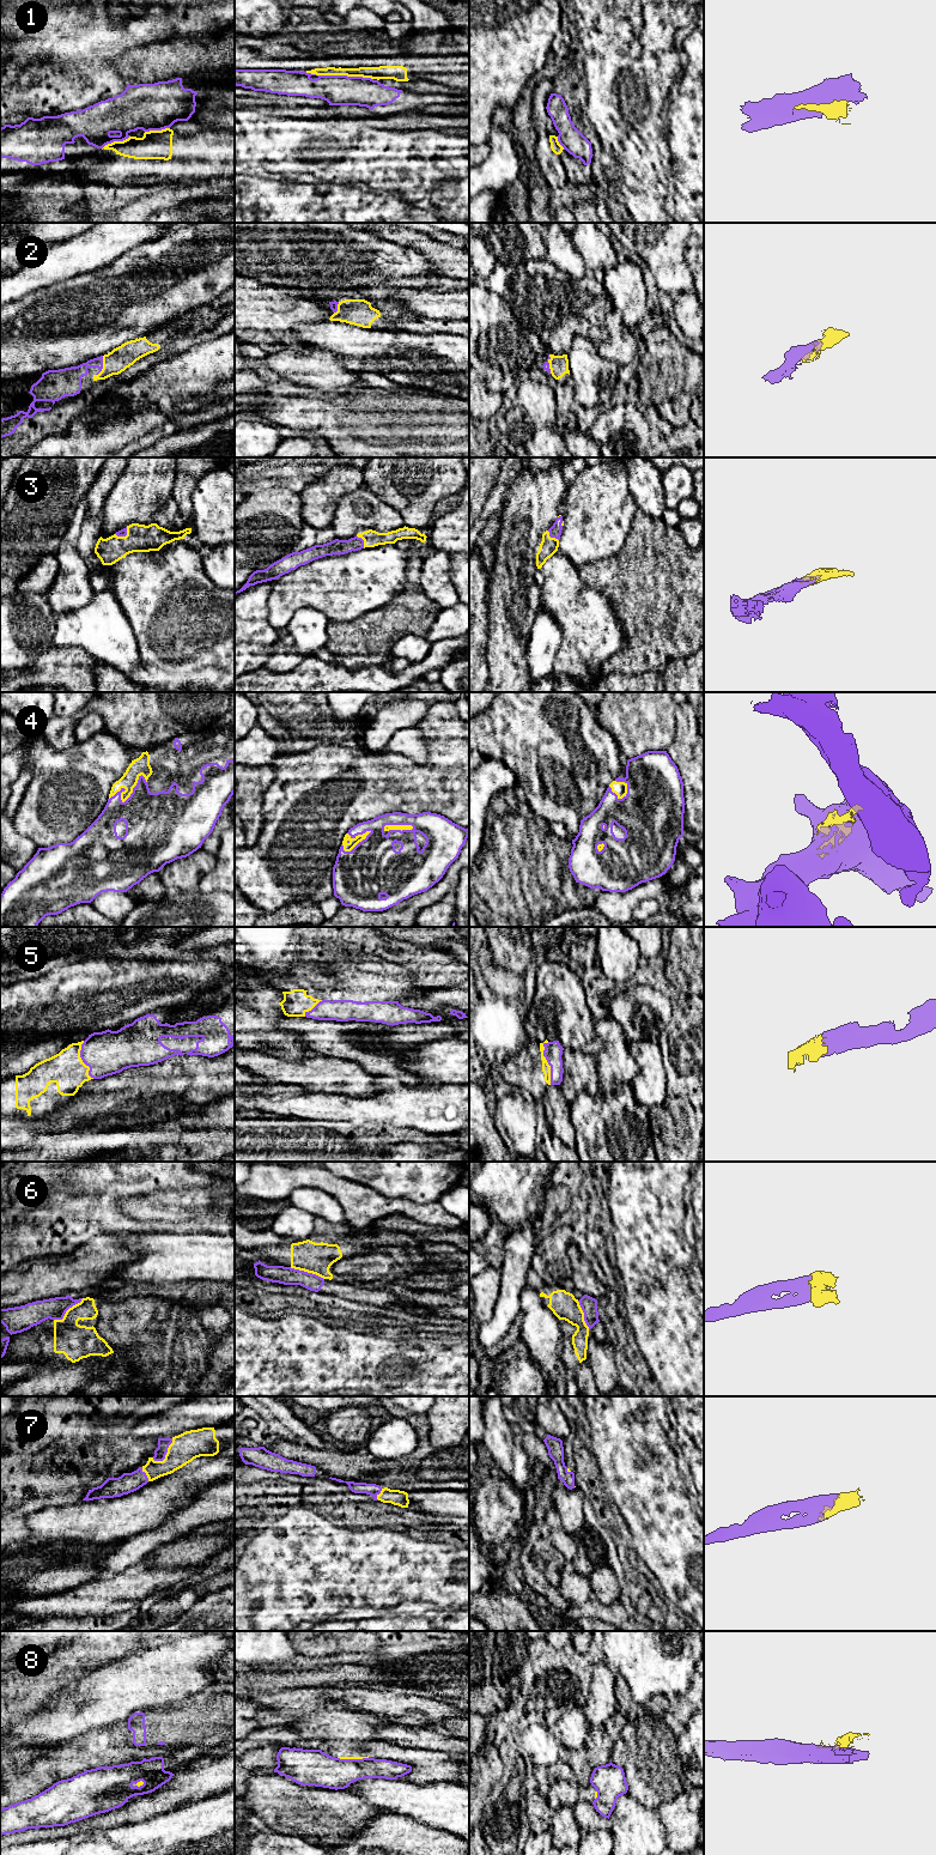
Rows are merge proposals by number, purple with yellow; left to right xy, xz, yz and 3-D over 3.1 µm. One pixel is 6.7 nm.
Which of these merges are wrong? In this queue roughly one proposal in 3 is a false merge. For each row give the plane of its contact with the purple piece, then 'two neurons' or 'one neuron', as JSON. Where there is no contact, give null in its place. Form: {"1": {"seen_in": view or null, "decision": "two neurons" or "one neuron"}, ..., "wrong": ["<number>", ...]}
{"1": {"seen_in": "xz", "decision": "two neurons"}, "2": {"seen_in": "xy", "decision": "one neuron"}, "3": {"seen_in": "xz", "decision": "one neuron"}, "4": {"seen_in": "xy", "decision": "one neuron"}, "5": {"seen_in": "yz", "decision": "one neuron"}, "6": {"seen_in": "xy", "decision": "two neurons"}, "7": {"seen_in": "xy", "decision": "one neuron"}, "8": {"seen_in": "xz", "decision": "two neurons"}, "wrong": ["1", "6", "8"]}

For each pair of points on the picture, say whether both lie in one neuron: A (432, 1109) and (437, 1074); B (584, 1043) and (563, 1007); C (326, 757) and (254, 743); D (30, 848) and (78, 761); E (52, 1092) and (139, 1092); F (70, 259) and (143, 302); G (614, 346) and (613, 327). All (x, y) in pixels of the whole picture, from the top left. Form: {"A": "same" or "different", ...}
{"A": "different", "B": "same", "C": "different", "D": "different", "E": "different", "F": "different", "G": "same"}

